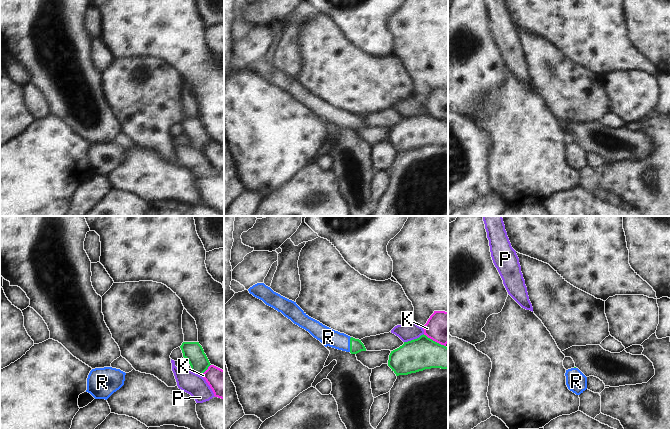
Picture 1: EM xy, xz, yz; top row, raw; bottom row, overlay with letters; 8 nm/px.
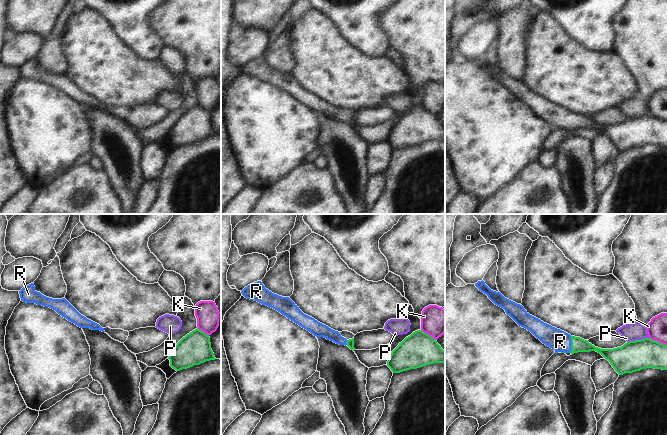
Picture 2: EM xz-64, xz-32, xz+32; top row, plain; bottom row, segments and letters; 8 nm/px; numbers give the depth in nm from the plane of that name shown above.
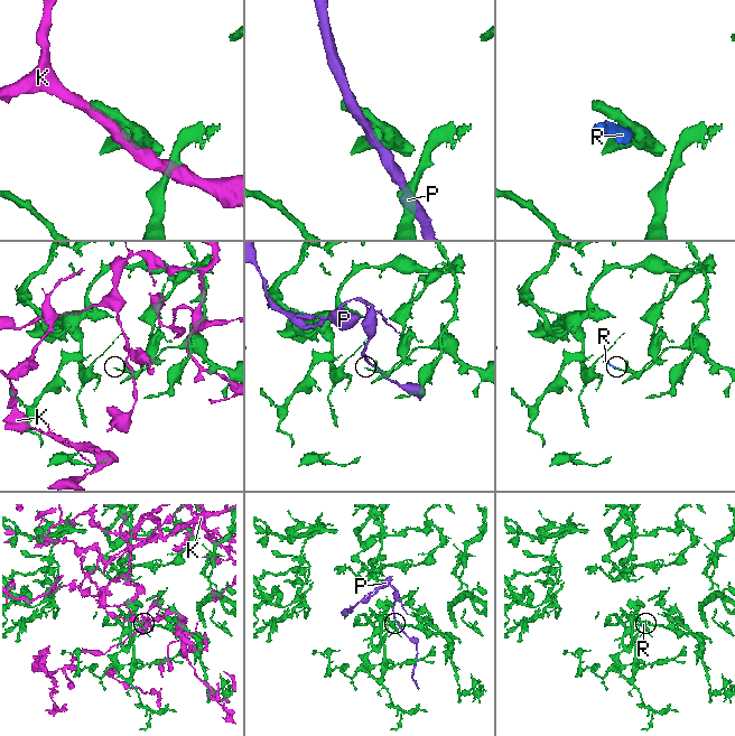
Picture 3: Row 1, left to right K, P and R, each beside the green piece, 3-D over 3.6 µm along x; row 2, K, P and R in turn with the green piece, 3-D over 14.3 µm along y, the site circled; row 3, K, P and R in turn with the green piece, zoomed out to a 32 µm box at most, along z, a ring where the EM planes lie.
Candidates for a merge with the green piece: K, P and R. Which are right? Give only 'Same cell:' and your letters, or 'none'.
Same cell: R

